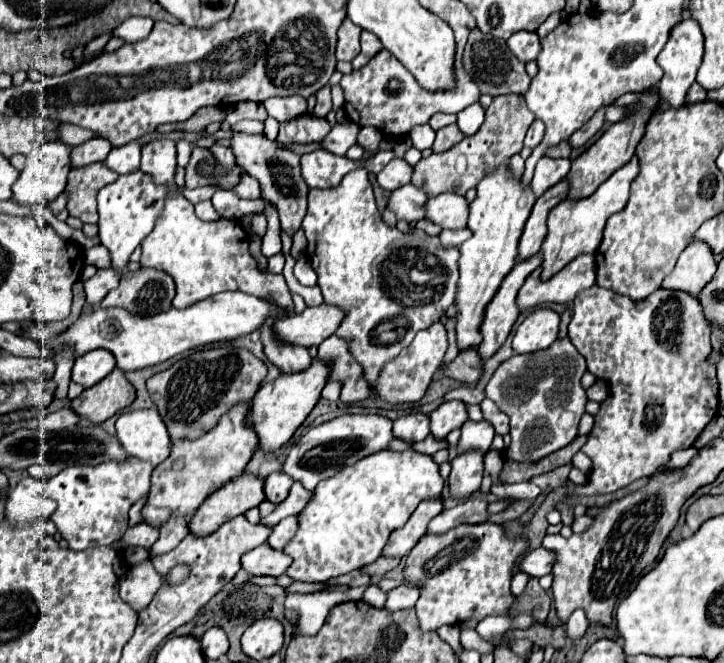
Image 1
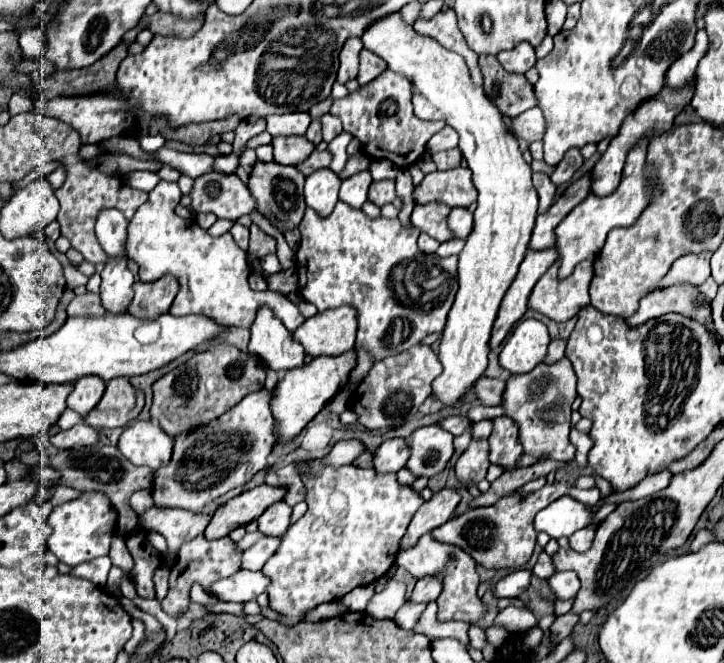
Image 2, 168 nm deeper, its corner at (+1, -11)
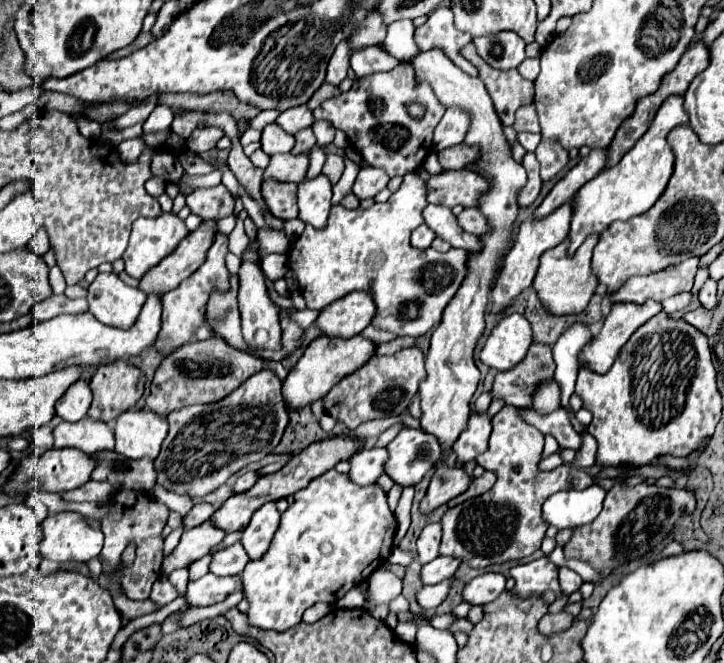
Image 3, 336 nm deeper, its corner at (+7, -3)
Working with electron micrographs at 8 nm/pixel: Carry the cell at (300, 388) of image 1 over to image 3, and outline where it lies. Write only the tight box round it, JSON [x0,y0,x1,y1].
[283,335,375,409]

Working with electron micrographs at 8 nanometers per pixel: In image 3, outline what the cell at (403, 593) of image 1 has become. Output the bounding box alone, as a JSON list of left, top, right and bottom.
[421,557,459,585]

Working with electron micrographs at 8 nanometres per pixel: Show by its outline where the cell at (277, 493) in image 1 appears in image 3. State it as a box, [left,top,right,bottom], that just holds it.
[241,503,281,559]

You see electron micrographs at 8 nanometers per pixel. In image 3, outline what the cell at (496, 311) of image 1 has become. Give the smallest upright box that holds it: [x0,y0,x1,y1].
[491,203,571,315]

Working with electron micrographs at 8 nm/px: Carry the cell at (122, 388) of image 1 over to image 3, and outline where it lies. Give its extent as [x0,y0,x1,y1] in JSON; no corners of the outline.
[87,361,145,423]

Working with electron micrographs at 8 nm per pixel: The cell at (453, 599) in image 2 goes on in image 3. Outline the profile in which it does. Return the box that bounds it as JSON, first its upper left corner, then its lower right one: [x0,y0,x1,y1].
[417,523,441,565]

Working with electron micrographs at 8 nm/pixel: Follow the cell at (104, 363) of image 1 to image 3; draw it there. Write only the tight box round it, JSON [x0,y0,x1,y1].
[55,377,91,421]

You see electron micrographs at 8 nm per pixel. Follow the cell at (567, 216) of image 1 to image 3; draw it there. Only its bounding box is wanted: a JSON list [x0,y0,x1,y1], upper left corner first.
[569,97,689,255]

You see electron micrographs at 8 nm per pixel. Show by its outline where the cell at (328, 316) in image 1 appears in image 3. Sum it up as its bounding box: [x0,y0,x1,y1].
[313,291,375,339]

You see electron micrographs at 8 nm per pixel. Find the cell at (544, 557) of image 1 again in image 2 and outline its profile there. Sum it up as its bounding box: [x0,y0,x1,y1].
[493,569,531,599]

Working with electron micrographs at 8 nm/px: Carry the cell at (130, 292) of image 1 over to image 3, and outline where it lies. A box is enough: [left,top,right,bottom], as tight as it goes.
[139,221,217,295]

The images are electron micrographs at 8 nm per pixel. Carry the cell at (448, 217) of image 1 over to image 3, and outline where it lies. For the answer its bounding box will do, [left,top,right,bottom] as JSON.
[457,207,487,235]

